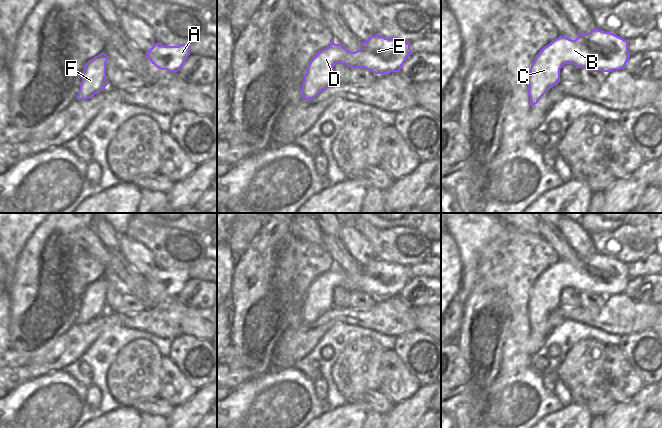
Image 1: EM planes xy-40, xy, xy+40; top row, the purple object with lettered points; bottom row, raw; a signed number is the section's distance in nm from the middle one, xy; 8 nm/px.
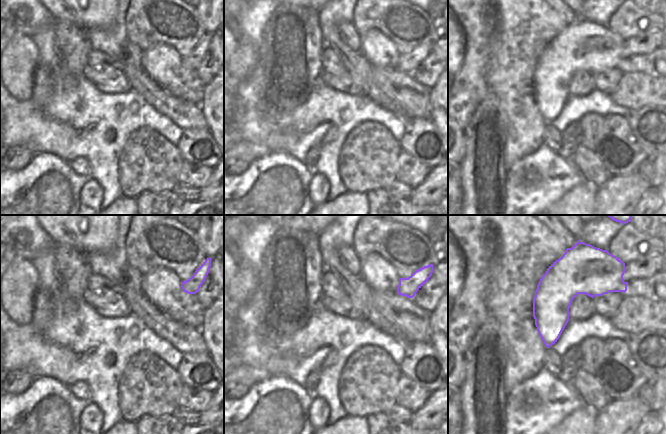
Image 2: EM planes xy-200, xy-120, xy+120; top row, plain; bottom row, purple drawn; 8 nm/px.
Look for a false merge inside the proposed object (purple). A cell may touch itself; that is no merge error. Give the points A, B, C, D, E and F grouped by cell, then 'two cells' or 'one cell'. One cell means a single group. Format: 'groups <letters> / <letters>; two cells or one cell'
groups A B C D E F; one cell

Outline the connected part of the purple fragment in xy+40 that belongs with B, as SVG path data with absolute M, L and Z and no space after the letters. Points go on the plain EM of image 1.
M595 252L587 258L578 258L575 264L559 260L538 276L530 291L530 330L560 306L560 293L565 288L611 296L623 293L629 281L628 264L611 256Z

